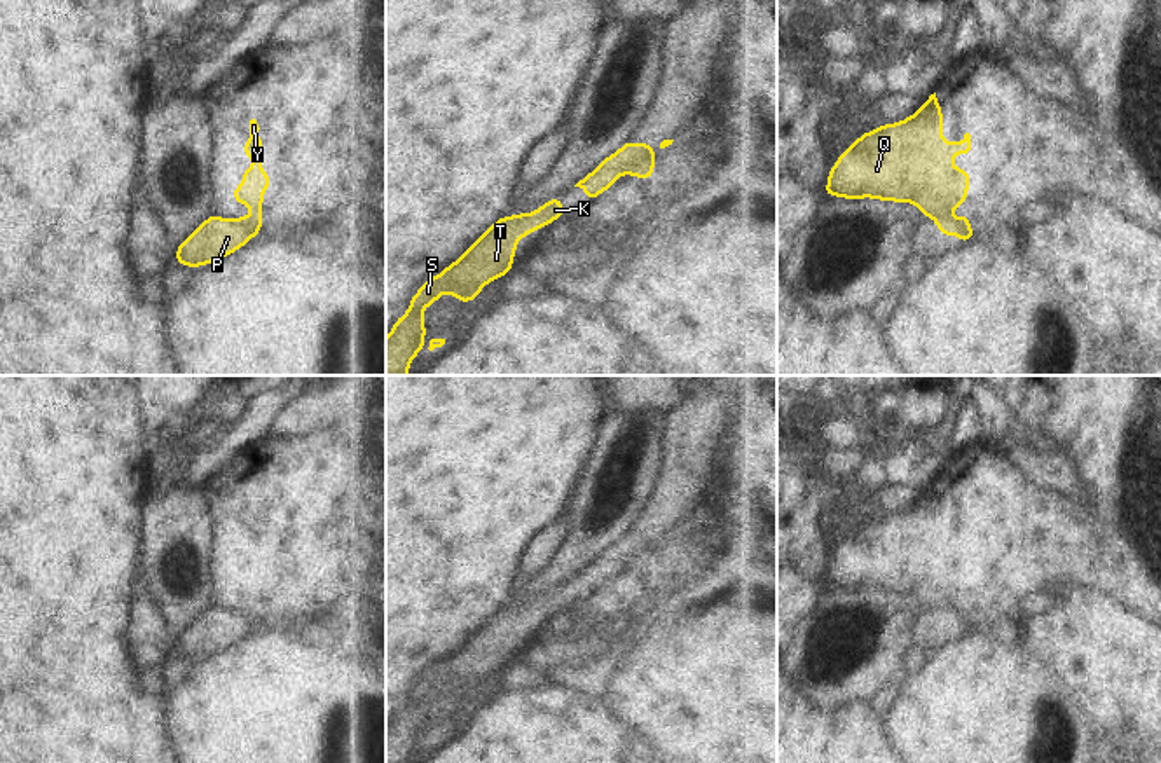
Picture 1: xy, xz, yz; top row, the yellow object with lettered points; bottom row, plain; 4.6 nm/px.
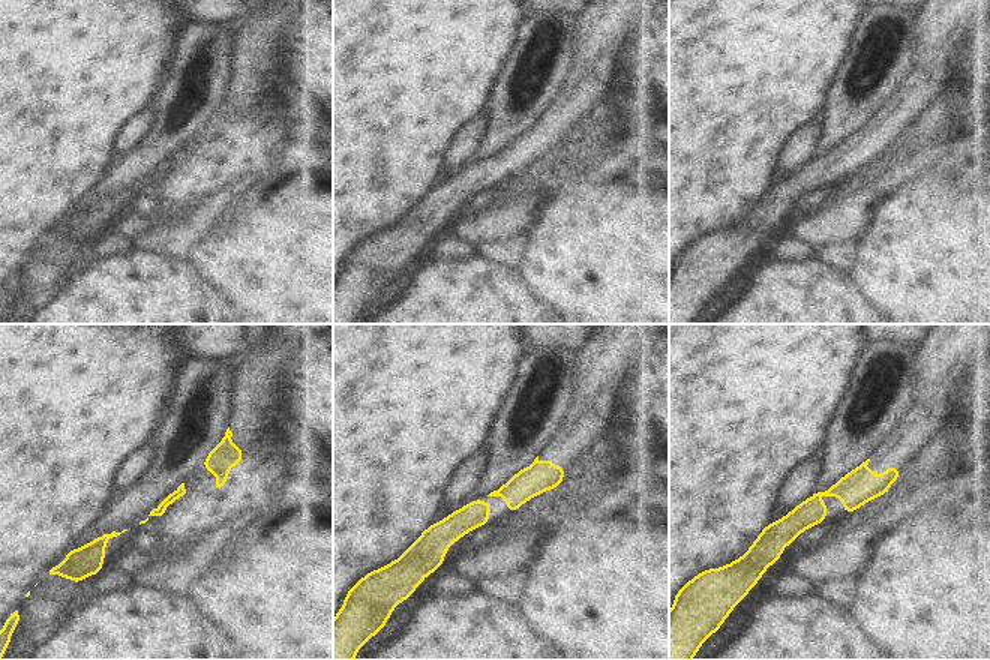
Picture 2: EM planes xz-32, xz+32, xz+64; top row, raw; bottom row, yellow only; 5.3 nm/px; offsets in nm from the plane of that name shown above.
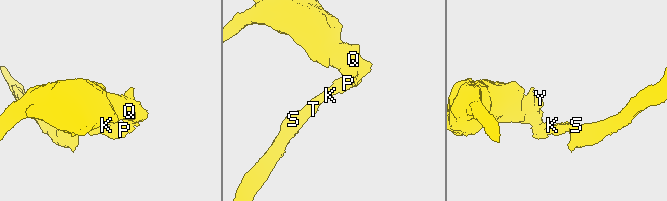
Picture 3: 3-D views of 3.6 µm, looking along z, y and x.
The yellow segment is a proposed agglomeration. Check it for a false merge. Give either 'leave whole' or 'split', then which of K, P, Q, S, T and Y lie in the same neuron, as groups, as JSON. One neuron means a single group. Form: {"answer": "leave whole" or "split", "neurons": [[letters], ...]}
{"answer": "split", "neurons": [["K", "P", "S", "T"], ["Q", "Y"]]}

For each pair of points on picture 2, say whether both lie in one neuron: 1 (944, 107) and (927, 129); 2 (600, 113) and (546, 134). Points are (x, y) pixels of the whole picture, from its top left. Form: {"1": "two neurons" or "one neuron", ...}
{"1": "one neuron", "2": "two neurons"}

